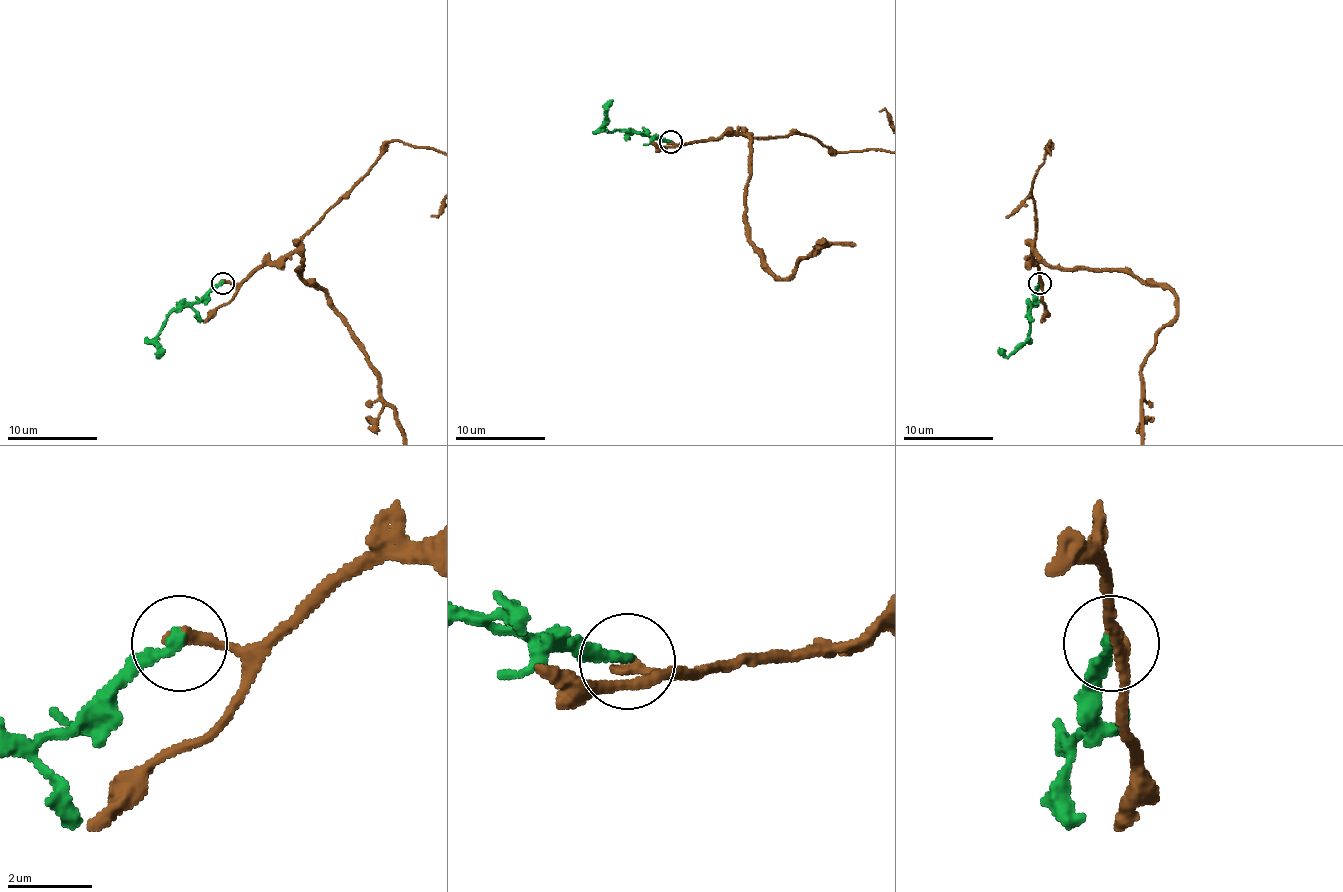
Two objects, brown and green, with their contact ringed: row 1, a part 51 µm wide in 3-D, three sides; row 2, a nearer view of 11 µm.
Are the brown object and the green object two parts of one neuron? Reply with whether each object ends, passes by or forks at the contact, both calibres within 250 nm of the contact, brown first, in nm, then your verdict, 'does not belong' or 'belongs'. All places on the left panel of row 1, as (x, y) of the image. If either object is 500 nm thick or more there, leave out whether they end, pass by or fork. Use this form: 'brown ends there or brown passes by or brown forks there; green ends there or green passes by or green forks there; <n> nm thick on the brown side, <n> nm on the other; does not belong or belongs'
brown ends there; green ends there; 280 nm thick on the brown side, 240 nm on the other; belongs

